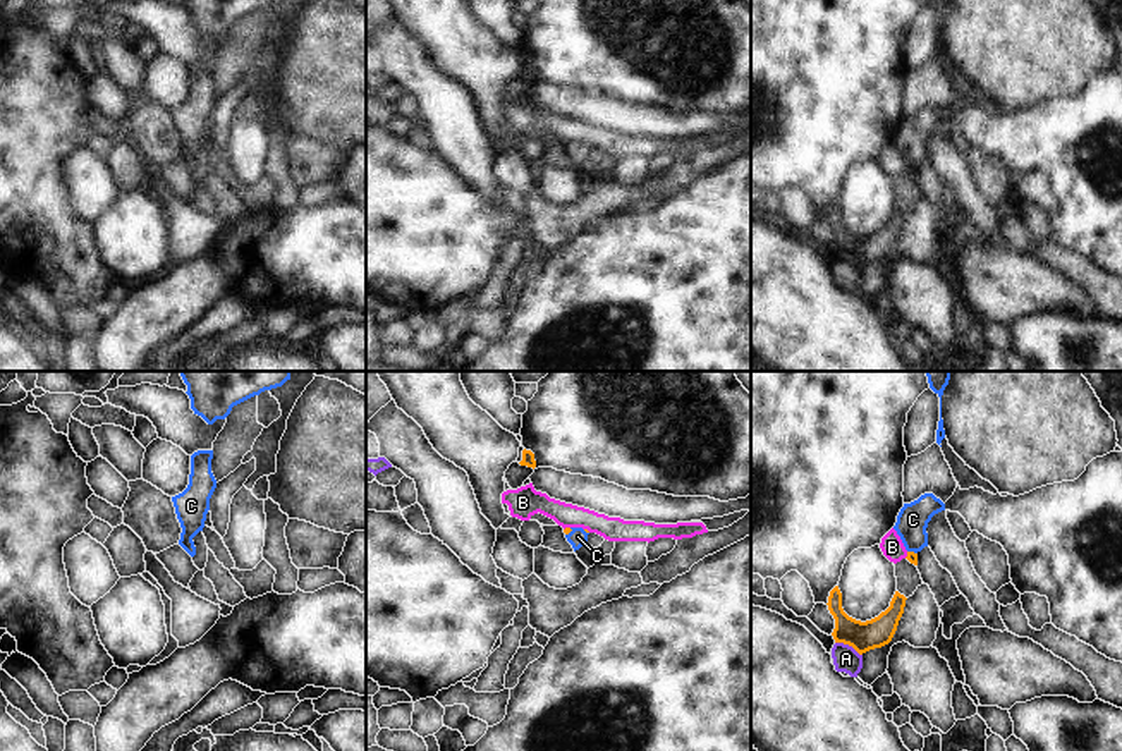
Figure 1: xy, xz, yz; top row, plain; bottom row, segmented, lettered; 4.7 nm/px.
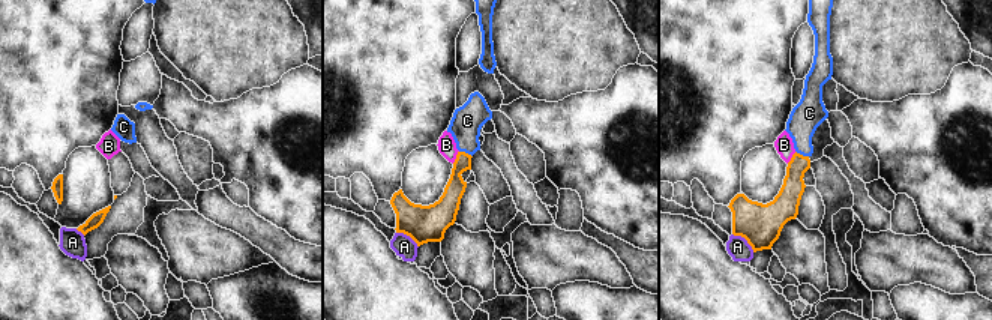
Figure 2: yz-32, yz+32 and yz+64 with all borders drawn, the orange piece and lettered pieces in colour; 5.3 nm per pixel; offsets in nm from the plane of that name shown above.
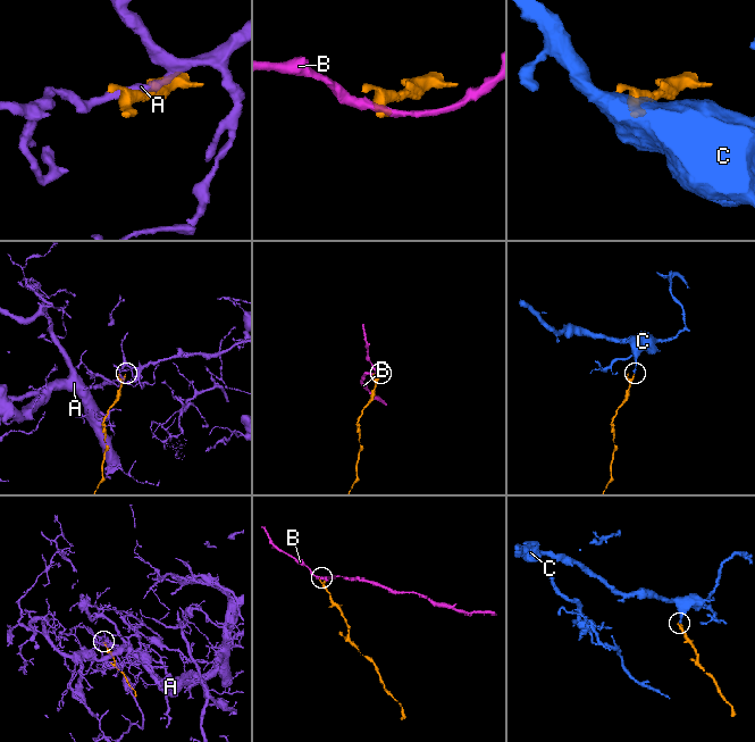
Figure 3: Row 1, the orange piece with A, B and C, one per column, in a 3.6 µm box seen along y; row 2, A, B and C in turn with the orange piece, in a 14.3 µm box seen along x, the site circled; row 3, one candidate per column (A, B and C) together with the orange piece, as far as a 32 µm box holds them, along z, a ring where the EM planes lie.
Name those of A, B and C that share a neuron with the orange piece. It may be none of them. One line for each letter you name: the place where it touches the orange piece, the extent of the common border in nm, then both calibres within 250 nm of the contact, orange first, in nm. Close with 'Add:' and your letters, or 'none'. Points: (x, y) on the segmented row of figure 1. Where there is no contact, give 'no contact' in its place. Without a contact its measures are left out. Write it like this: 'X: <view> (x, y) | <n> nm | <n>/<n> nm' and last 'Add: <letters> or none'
C: yz (913, 552) | 50 nm | 50/150 nm
Add: C

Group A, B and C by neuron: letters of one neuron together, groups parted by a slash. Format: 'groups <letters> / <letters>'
groups A / B / C

